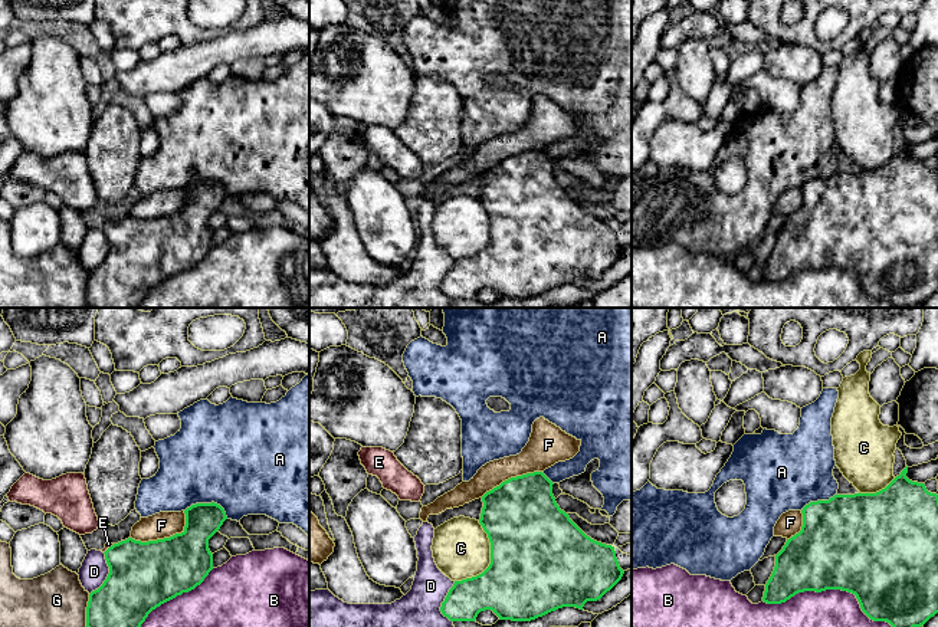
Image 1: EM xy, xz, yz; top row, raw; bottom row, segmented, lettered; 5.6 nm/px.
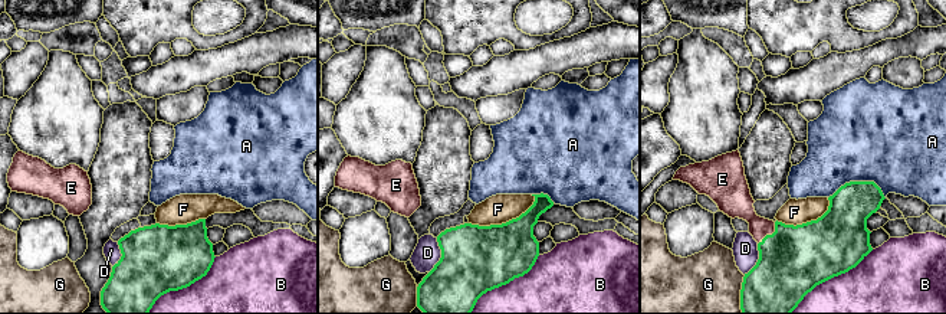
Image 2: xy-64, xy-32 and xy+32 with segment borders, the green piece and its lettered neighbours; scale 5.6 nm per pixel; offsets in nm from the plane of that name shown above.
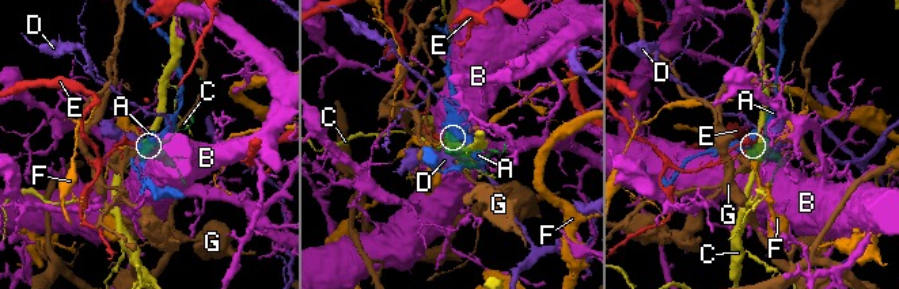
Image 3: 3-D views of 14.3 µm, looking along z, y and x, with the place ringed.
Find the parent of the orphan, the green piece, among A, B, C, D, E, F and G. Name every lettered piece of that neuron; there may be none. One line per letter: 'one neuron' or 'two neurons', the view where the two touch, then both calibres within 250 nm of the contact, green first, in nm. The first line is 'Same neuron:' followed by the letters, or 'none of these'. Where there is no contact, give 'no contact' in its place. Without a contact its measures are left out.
Same neuron: E
A: two neurons; contact in xy; calibres 190 and 480 nm
B: two neurons; contact in yz; calibres 500 and 420 nm
C: two neurons; contact in xz; calibres 500 and 320 nm
D: two neurons; contact in xy; calibres 380 and 160 nm
E: one neuron; contact in xy; calibres 380 and 30 nm
F: two neurons; contact in xy; calibres 380 and 150 nm
G: two neurons; contact in xy; calibres 320 and 480 nm

